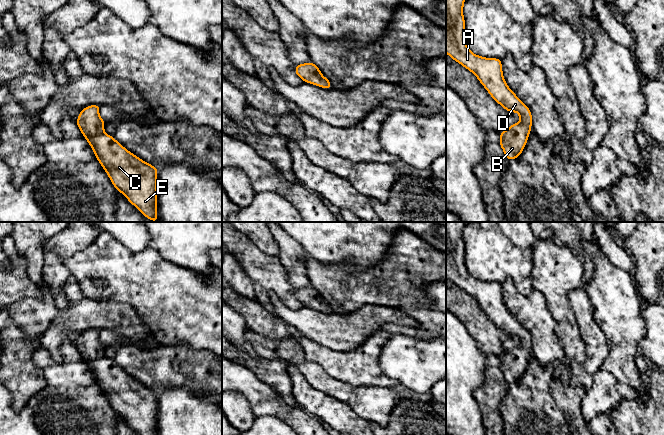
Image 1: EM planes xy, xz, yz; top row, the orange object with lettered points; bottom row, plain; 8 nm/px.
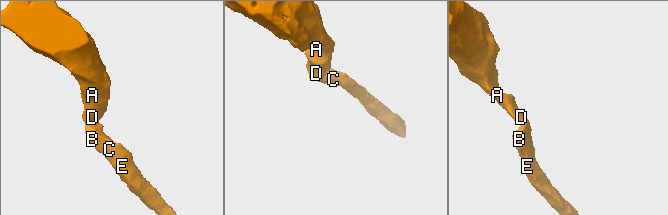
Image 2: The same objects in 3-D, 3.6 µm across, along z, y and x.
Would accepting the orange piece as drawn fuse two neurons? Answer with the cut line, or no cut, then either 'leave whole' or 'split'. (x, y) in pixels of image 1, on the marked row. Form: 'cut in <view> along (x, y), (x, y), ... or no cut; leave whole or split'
no cut; leave whole

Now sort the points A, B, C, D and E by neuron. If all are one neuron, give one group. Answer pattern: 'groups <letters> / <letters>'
groups A B C D E

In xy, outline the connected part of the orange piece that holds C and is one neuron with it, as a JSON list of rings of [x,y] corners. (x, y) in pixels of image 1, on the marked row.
[[[90,105],[75,121],[111,183],[148,219],[157,222],[158,168],[143,161],[104,132],[100,105]]]

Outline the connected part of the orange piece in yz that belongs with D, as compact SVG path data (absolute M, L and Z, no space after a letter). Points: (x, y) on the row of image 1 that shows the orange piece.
M446 0L446 53L472 72L491 97L508 112L516 112L520 121L500 133L499 144L507 160L522 153L532 126L530 109L508 87L498 58L486 58L472 53L465 42L465 0Z

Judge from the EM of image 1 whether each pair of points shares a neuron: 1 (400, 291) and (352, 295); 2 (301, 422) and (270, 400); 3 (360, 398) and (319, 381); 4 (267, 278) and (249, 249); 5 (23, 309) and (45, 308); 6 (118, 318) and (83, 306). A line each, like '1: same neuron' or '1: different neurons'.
1: same neuron
2: same neuron
3: same neuron
4: same neuron
5: same neuron
6: same neuron

